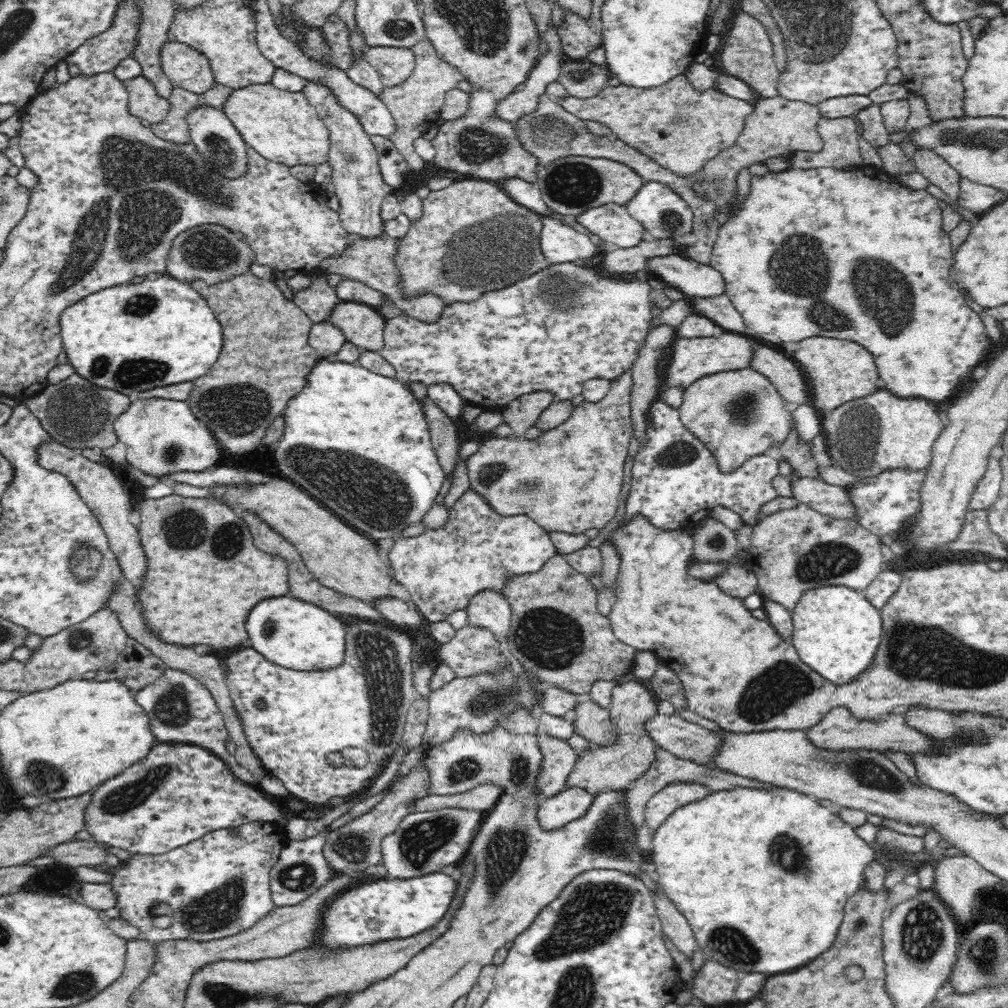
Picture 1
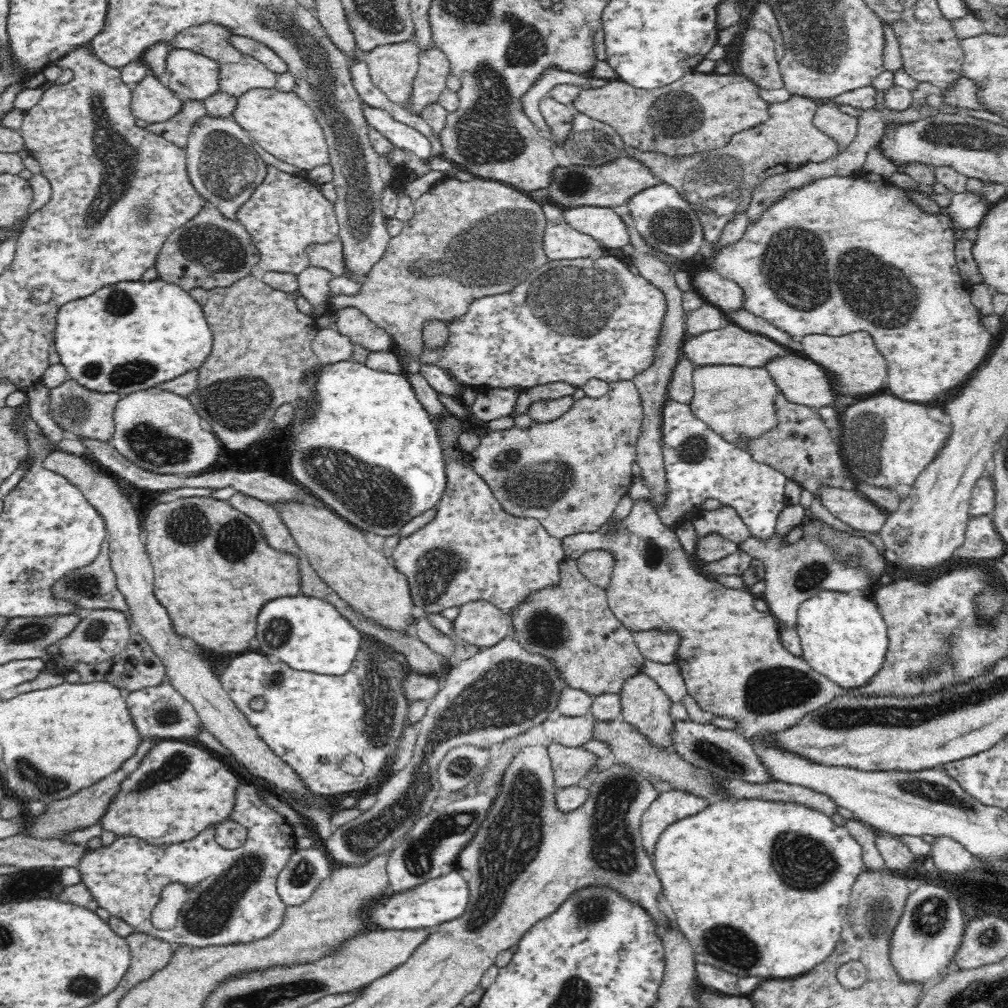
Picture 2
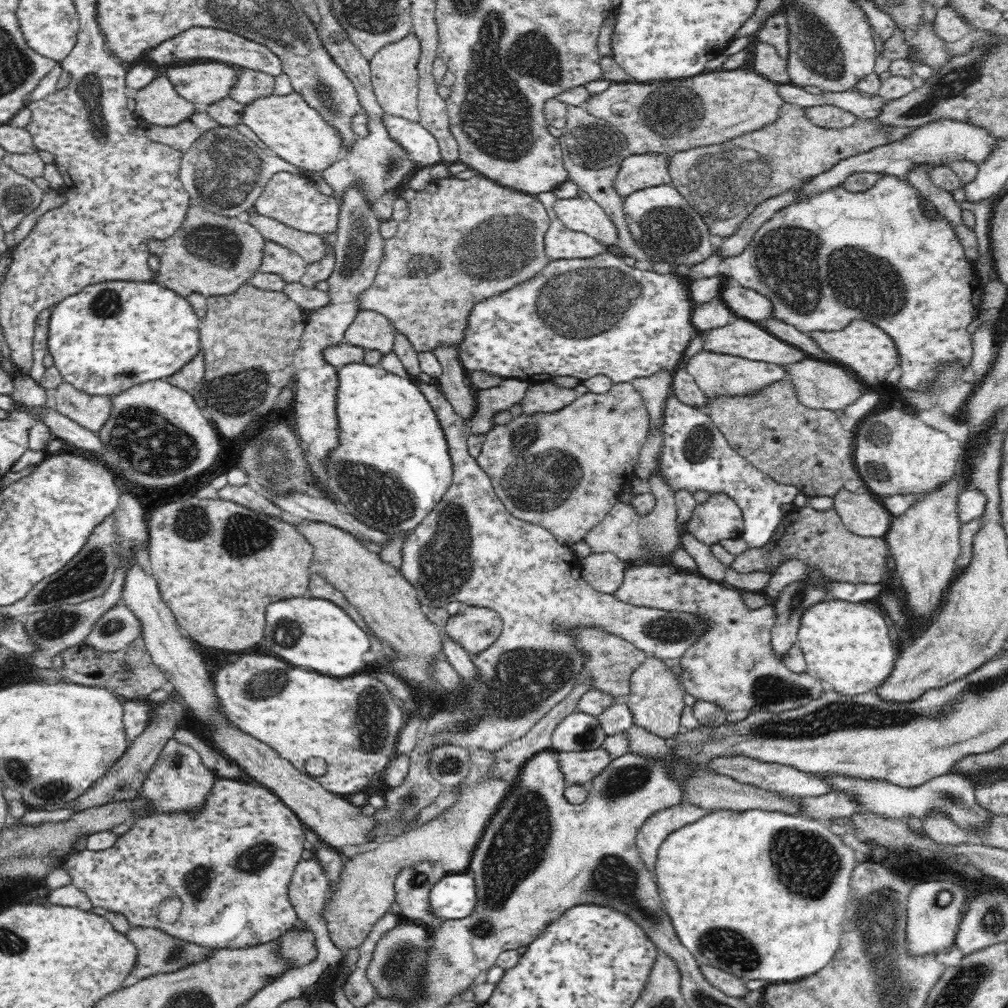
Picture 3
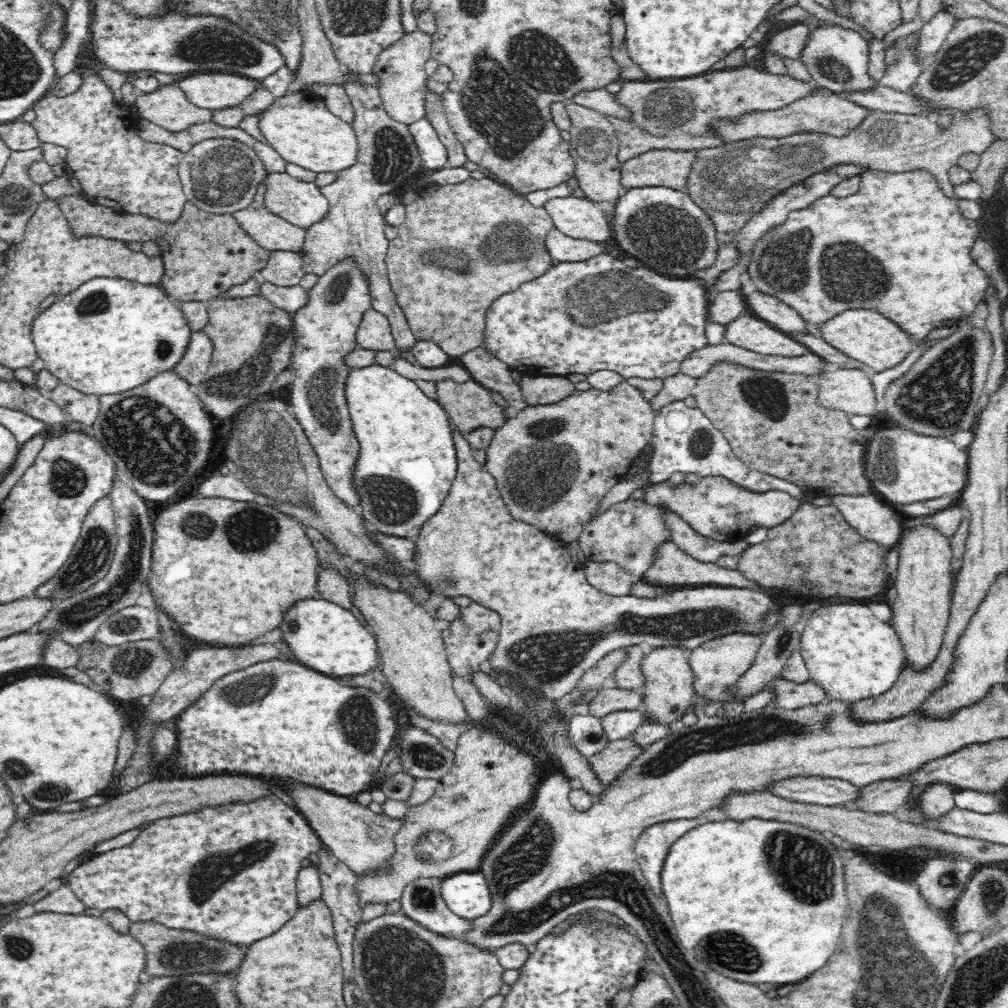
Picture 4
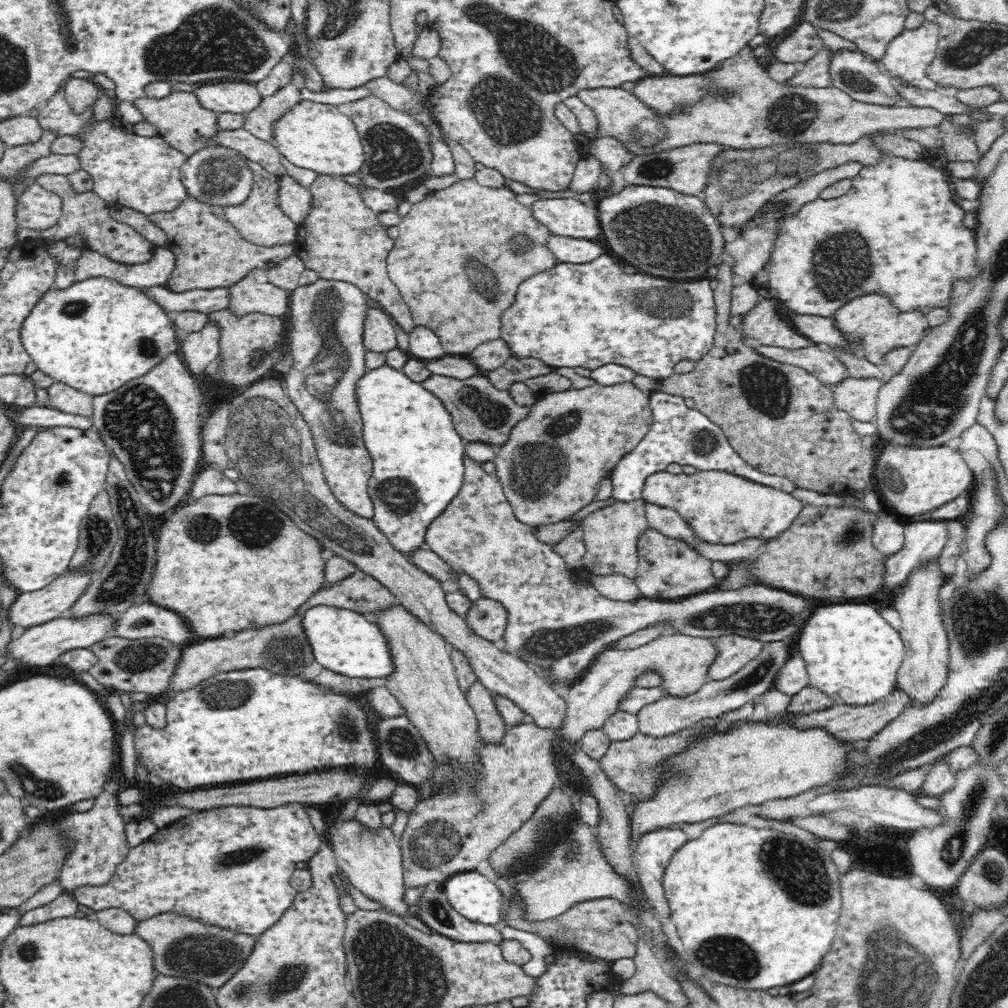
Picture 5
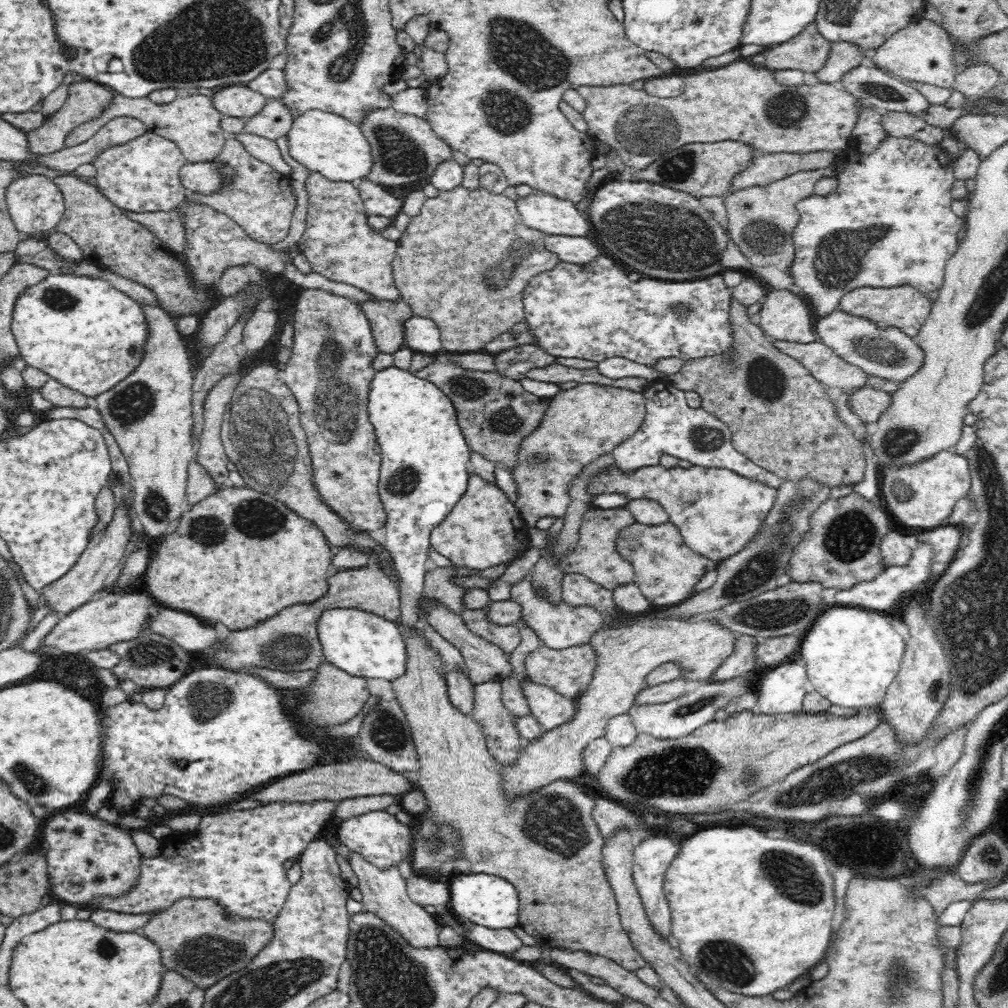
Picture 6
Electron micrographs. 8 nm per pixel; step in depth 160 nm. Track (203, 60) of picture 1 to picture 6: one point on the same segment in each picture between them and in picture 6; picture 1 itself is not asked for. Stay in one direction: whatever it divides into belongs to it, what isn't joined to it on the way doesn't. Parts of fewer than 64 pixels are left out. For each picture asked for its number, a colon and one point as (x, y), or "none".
2: (191, 76)
3: (204, 83)
4: (213, 91)
5: (238, 97)
6: (239, 101)

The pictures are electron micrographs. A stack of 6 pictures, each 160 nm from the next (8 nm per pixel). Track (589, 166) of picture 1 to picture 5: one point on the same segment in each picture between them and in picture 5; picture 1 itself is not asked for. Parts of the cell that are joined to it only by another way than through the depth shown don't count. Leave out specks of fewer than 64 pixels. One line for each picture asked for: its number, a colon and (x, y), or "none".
2: (612, 184)
3: (636, 172)
4: (669, 168)
5: (686, 169)

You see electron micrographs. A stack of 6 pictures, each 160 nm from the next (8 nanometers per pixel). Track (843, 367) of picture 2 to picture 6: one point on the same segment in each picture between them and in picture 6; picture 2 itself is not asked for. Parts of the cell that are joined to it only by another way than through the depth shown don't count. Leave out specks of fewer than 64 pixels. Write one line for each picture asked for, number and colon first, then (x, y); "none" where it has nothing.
3: (861, 347)
4: (868, 337)
5: (870, 323)
6: (903, 308)

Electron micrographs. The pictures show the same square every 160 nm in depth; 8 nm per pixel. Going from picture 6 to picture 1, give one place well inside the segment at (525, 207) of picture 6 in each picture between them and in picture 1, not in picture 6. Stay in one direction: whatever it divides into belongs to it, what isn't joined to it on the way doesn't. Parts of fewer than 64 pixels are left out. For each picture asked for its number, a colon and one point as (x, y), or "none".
1: (611, 222)
2: (605, 224)
3: (579, 215)
4: (578, 217)
5: (568, 217)

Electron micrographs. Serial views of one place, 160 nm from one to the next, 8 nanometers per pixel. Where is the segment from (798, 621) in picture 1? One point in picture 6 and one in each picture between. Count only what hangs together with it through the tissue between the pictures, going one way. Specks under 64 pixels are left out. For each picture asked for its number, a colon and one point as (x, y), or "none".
2: (843, 637)
3: (846, 645)
4: (852, 655)
5: (851, 654)
6: (851, 656)

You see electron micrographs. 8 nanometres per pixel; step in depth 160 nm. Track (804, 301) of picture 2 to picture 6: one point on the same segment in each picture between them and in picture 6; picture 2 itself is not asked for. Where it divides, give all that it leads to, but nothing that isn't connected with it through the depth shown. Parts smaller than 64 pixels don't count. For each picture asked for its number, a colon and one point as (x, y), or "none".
3: (907, 275)
4: (899, 246)
5: (898, 232)
6: (906, 185)

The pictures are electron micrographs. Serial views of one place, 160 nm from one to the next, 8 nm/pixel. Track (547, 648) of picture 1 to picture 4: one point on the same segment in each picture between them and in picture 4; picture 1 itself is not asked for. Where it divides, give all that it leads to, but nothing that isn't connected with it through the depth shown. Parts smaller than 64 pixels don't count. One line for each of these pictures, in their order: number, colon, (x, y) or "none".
2: (570, 622)
3: (610, 661)
4: (629, 676)

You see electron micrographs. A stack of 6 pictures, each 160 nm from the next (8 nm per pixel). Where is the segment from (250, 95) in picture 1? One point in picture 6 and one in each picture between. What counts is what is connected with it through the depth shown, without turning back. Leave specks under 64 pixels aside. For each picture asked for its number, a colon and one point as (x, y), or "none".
2: (281, 123)
3: (287, 124)
4: (298, 126)
5: (312, 135)
6: (323, 142)

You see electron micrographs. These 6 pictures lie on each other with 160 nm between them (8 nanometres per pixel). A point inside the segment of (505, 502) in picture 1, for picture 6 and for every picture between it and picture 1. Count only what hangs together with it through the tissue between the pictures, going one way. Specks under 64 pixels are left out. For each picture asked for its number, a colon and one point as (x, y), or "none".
2: (569, 474)
3: (564, 471)
4: (553, 465)
5: (551, 466)
6: (580, 424)

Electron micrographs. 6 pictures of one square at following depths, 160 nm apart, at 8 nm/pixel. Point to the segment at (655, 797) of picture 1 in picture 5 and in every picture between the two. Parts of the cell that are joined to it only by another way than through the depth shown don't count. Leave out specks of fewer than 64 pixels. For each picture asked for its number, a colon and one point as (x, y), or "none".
2: (674, 804)
3: (652, 833)
4: (653, 844)
5: (654, 849)

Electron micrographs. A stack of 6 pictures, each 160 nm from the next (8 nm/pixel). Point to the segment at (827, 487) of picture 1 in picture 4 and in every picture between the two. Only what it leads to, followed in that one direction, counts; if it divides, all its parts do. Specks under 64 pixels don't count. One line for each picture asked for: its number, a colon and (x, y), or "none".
2: (857, 511)
3: (862, 514)
4: (869, 516)

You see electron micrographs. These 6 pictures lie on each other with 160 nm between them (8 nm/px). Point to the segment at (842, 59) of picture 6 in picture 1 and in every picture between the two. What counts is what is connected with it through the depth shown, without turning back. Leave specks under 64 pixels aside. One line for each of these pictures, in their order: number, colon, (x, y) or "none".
1: (681, 129)
2: (699, 113)
3: (665, 117)
4: (680, 115)
5: (815, 73)

